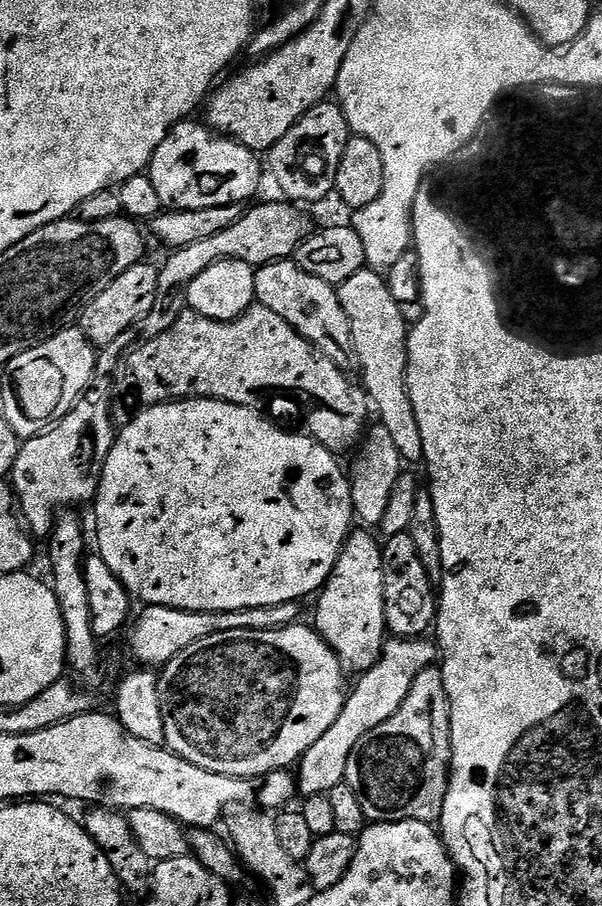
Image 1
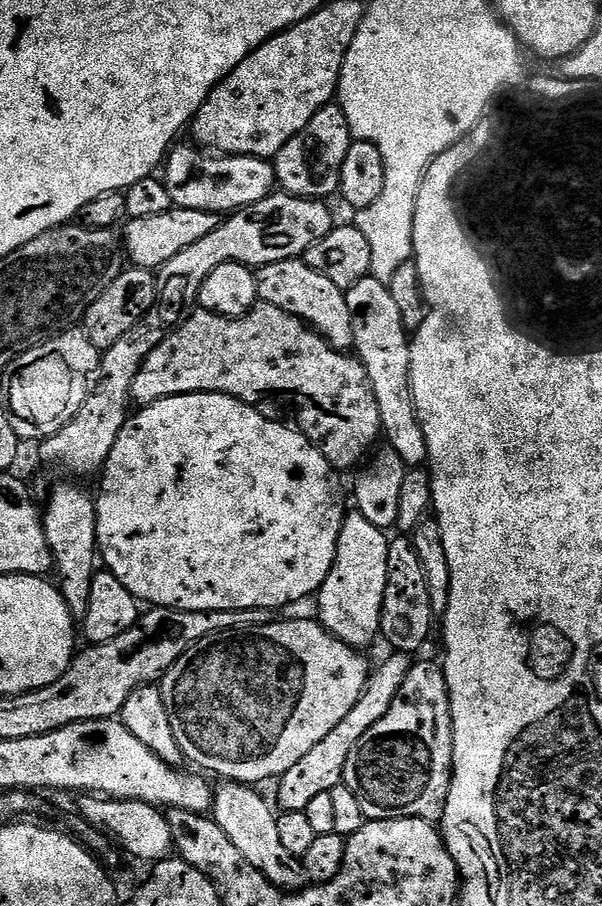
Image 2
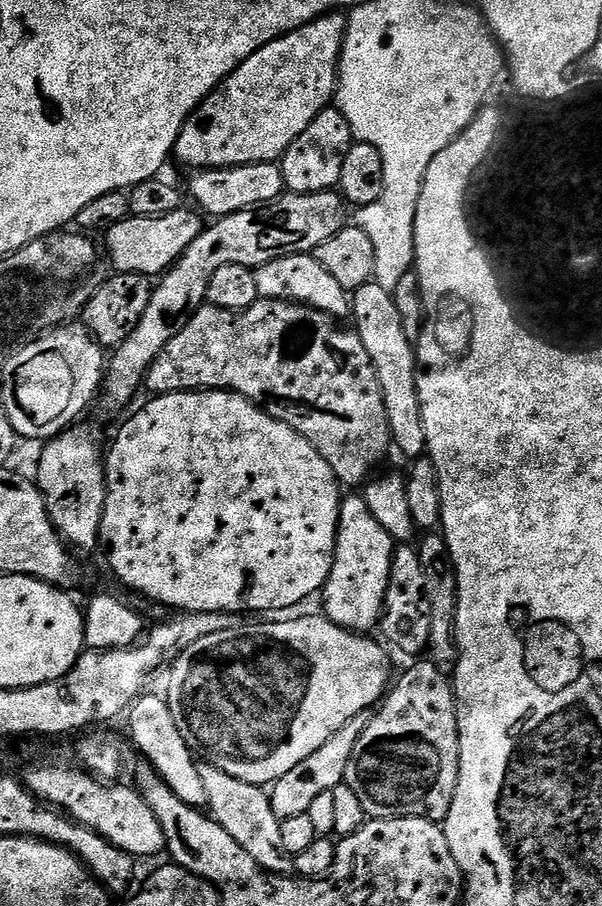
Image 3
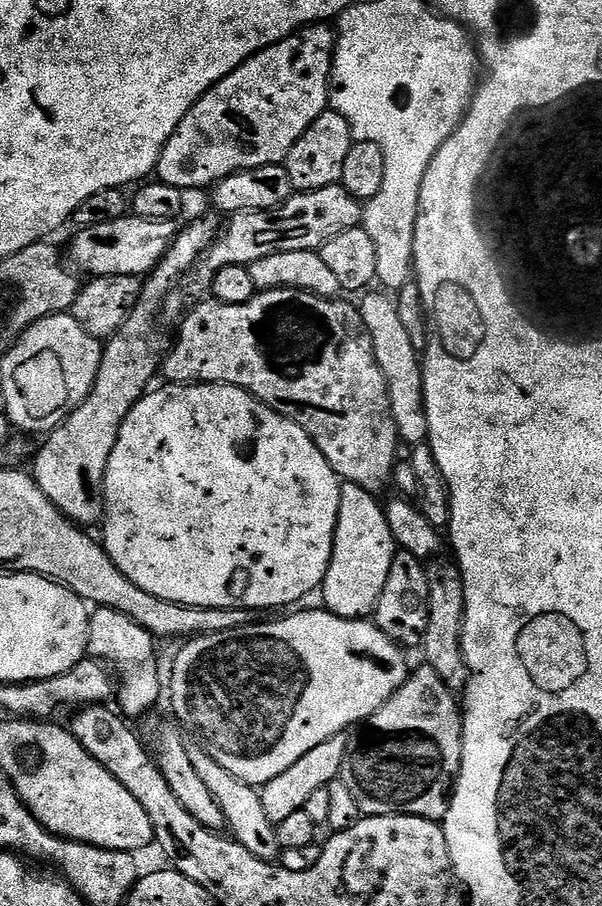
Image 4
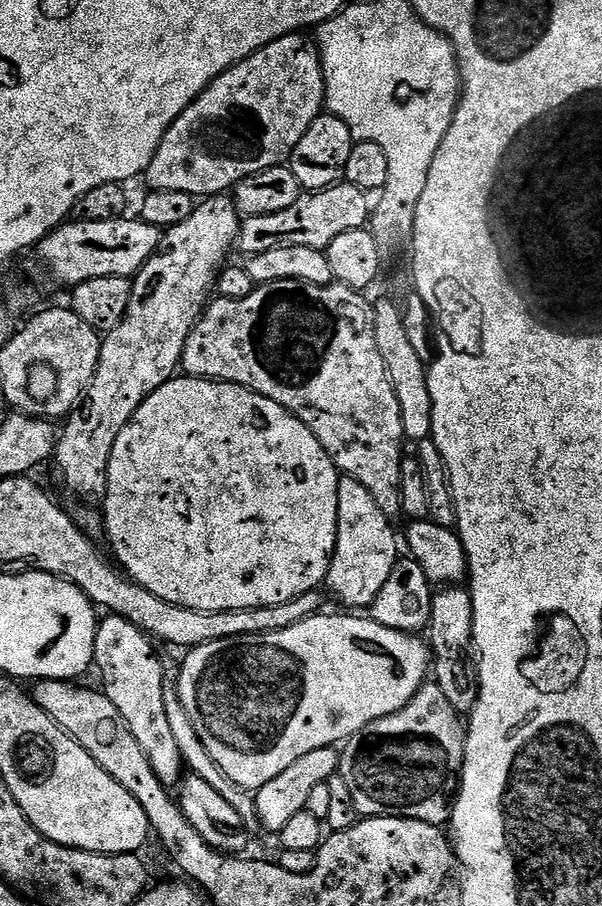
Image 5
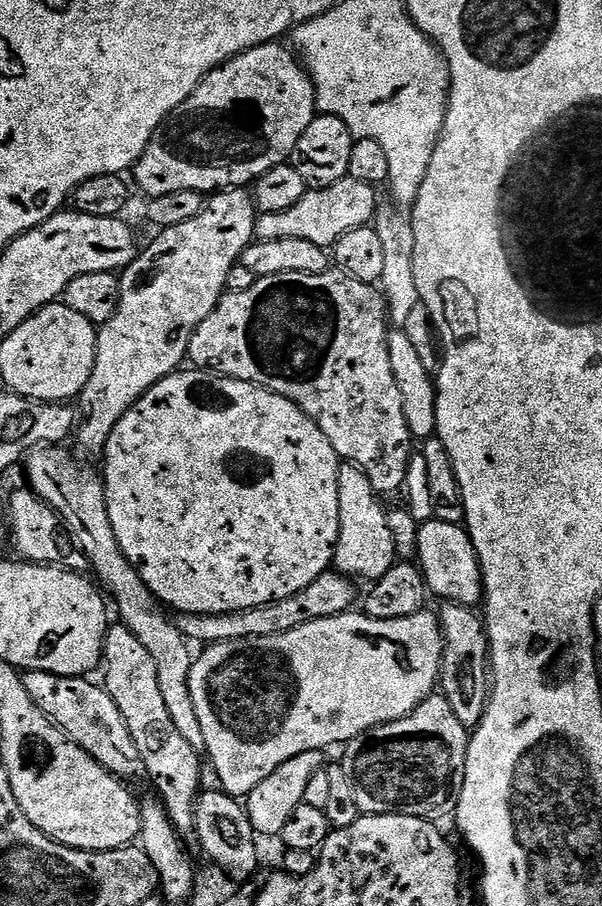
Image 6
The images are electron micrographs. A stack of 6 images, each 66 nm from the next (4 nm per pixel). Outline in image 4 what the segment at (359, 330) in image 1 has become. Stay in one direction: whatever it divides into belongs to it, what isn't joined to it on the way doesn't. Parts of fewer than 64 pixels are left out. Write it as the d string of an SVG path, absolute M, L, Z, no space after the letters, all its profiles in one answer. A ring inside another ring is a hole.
M372 290L364 298L358 304L360 323L363 331L368 333L374 358L386 378L390 410L394 414L398 434L405 445L423 444L428 439L428 419L424 409L424 369L421 353L414 346L414 342L410 342L410 334L406 334L406 326L402 326L402 317L398 314L398 306L391 295Z

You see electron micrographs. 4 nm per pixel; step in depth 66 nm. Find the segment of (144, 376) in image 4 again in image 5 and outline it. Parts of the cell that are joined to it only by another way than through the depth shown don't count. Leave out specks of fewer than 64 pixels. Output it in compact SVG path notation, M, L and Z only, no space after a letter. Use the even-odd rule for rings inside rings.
M221 194L201 199L186 222L178 222L178 226L167 229L161 235L154 255L131 277L130 306L126 306L122 322L118 322L118 326L101 339L100 357L92 381L88 383L80 403L63 421L64 428L62 424L58 432L54 465L61 482L74 495L103 497L104 489L108 487L110 454L114 450L114 442L118 442L118 434L122 434L126 422L134 418L138 406L142 406L142 402L146 402L146 398L154 394L158 386L177 375L186 338L190 338L200 315L210 303L216 277L227 261L224 259L231 254L232 248L234 252L237 247L241 219L236 201L231 195Z

